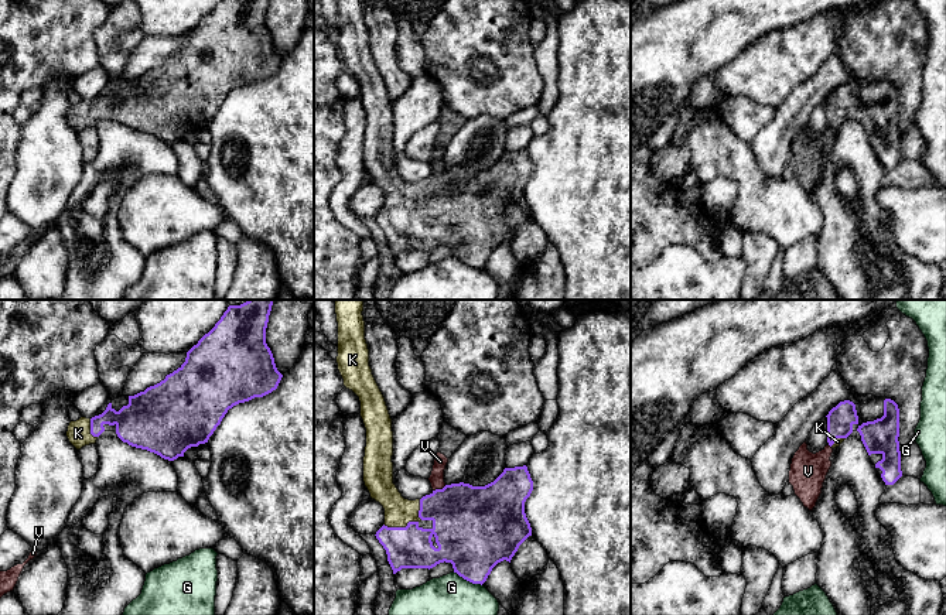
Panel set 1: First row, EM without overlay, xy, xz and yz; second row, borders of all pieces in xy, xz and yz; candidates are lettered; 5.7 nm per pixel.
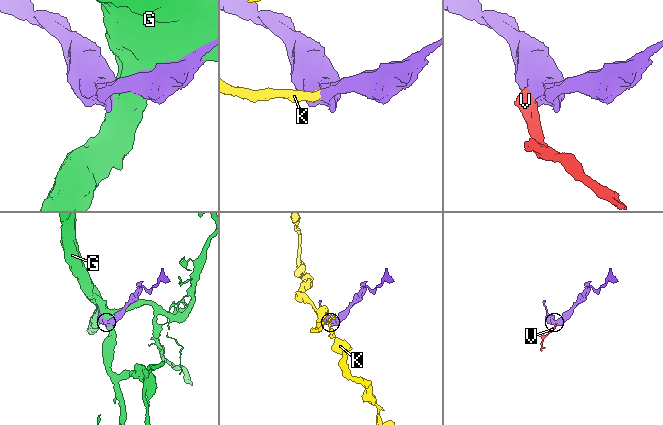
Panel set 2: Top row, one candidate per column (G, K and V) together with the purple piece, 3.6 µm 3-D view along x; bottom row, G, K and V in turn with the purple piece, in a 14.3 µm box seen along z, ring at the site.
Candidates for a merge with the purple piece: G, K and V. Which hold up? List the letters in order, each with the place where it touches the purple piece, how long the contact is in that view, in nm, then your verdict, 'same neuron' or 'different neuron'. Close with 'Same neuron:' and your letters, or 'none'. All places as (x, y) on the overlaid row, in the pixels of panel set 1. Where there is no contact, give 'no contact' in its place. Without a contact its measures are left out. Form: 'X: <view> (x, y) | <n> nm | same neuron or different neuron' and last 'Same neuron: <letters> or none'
G: xz (467, 580) | 190 nm | different neuron
K: xz (400, 528) | 200 nm | same neuron
V: xz (439, 489) | 90 nm | different neuron
Same neuron: K

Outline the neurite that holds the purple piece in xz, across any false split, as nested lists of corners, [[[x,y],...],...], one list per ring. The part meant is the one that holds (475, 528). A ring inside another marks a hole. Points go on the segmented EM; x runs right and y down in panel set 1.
[[[335,300],[338,370],[344,386],[359,397],[361,417],[366,428],[363,482],[370,498],[385,509],[385,523],[375,536],[386,550],[393,574],[402,568],[430,570],[445,561],[451,563],[454,573],[464,580],[482,585],[492,568],[503,560],[510,563],[519,546],[532,536],[525,513],[525,502],[533,491],[527,467],[505,468],[494,482],[485,486],[460,482],[436,489],[421,499],[404,499],[393,484],[392,418],[369,366],[362,311],[362,300]]]

